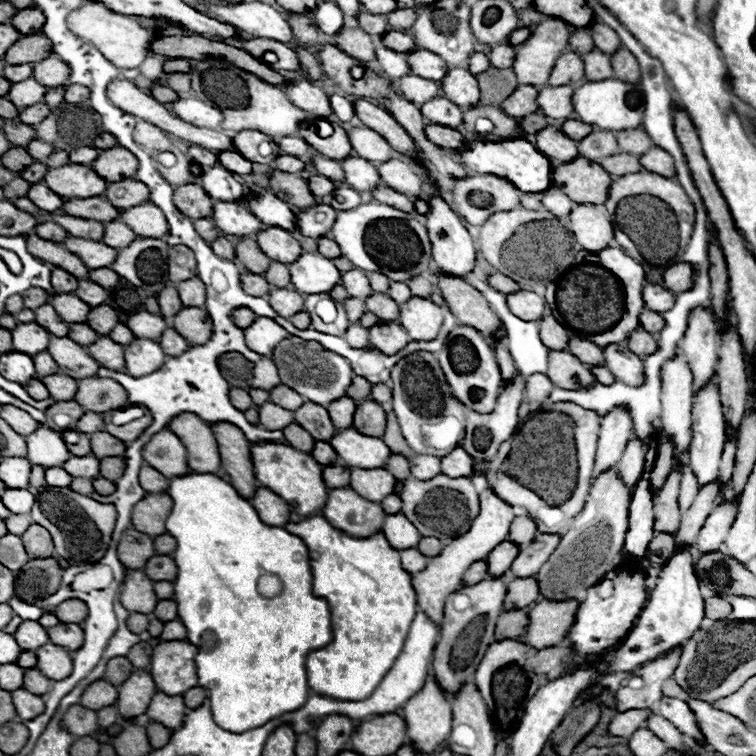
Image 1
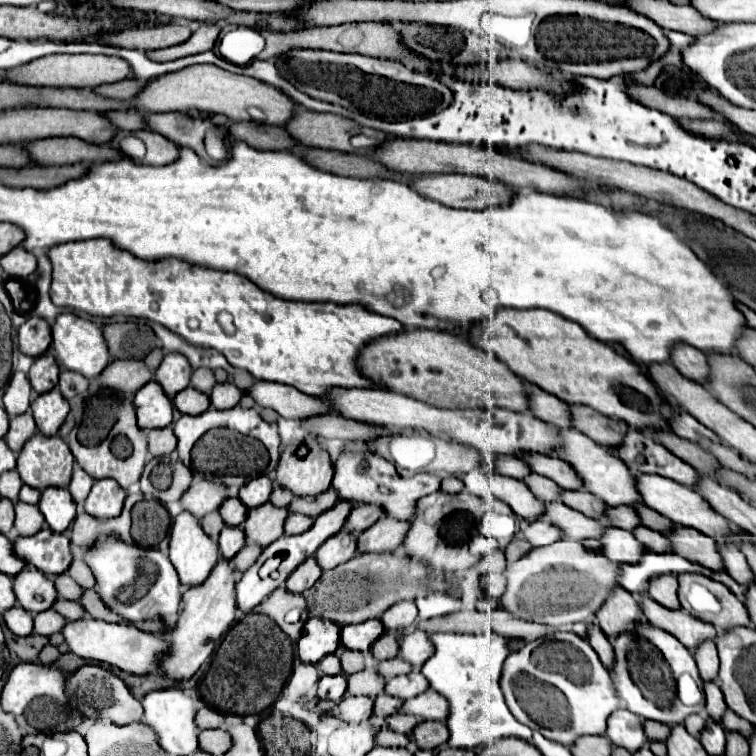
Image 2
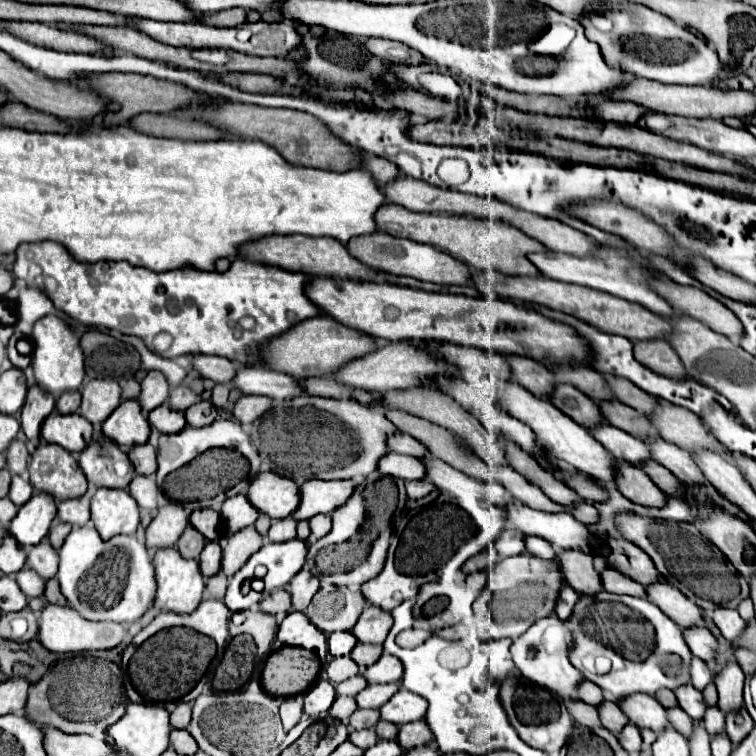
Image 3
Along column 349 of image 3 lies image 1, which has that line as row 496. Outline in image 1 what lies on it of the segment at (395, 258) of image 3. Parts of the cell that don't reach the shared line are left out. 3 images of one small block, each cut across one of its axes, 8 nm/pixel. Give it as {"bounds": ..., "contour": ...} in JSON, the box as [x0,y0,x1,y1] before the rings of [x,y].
{"bounds":[210,422,260,500],"contour":[[[216,422],[216,424],[210,424],[210,428],[218,442],[222,470],[230,476],[232,480],[230,484],[240,492],[240,496],[250,500],[254,494],[254,488],[260,486],[252,470],[250,442],[240,432],[240,428],[232,426],[230,422]]]}

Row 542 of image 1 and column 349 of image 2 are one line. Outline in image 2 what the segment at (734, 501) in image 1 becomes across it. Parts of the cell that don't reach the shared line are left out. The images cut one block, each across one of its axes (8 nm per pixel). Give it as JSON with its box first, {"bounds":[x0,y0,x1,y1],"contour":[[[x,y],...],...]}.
{"bounds":[338,696,374,722],"contour":[[[350,696],[338,706],[340,708],[338,716],[346,722],[362,722],[372,716],[372,706],[374,700],[368,696]]]}

